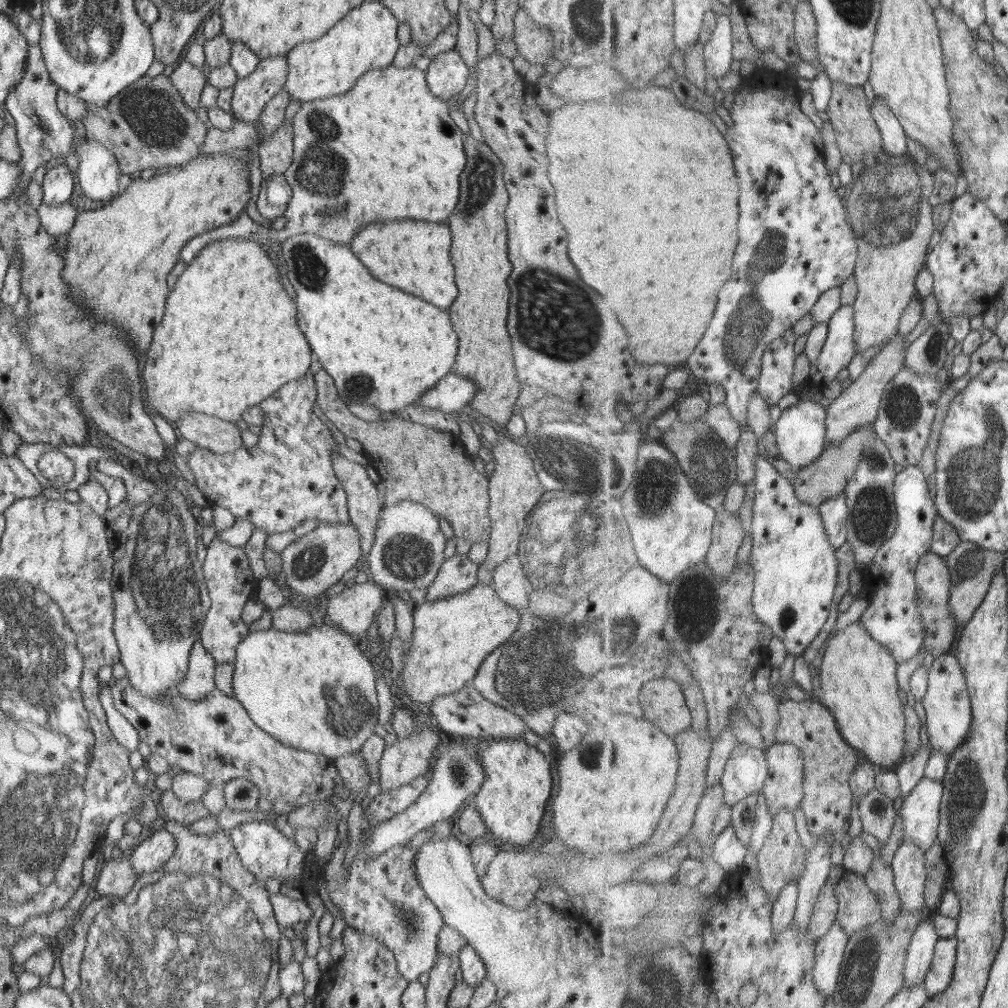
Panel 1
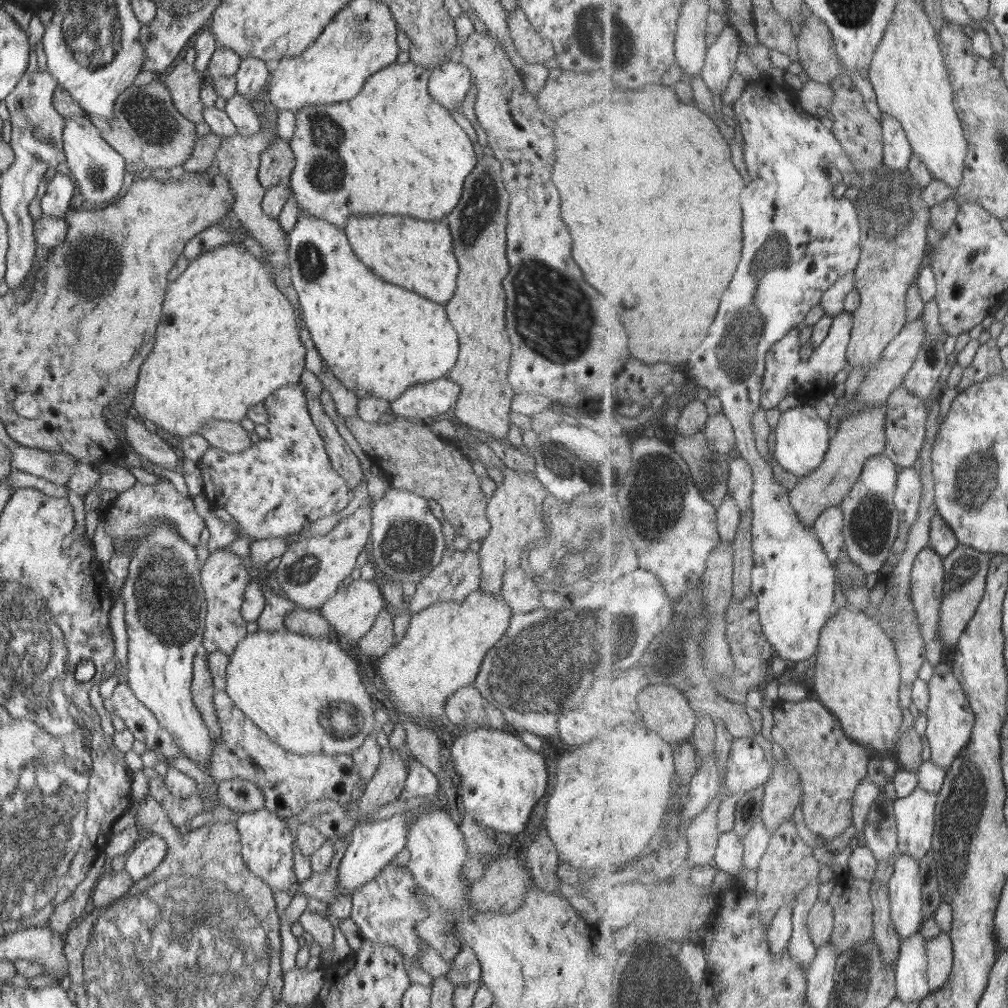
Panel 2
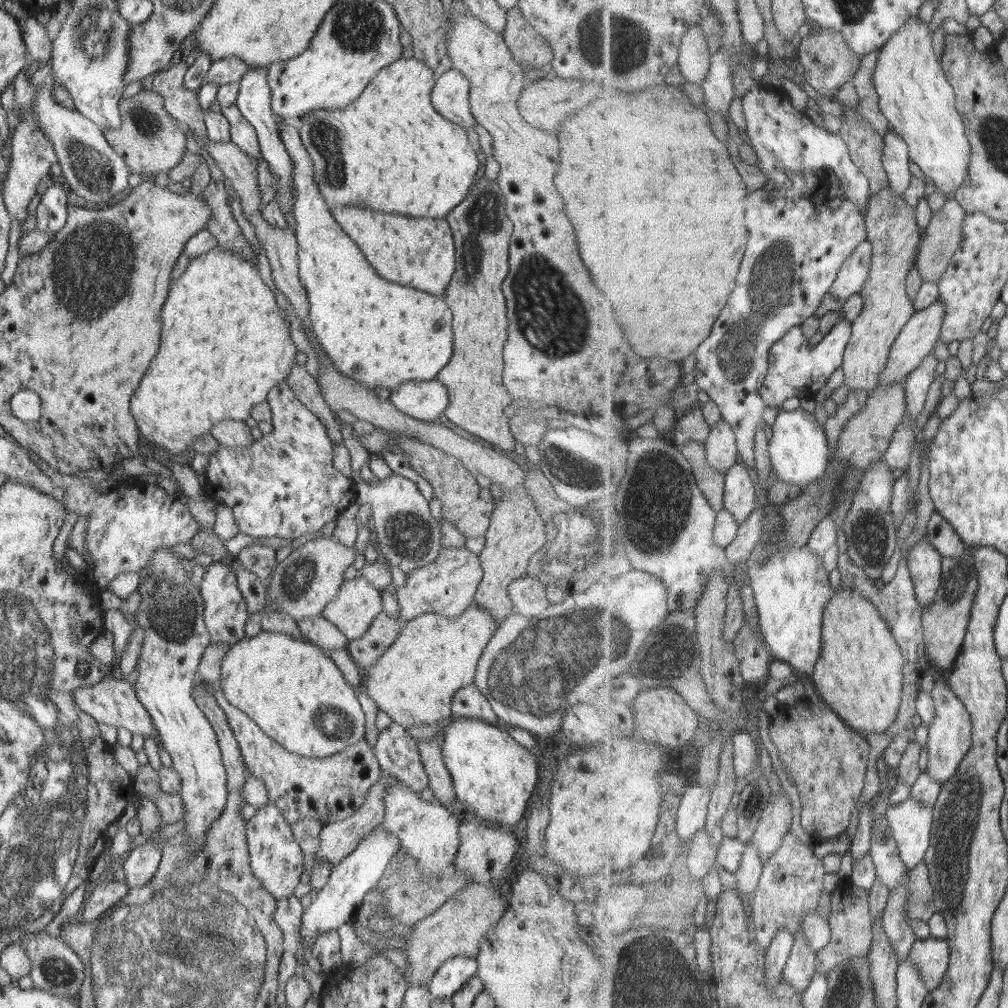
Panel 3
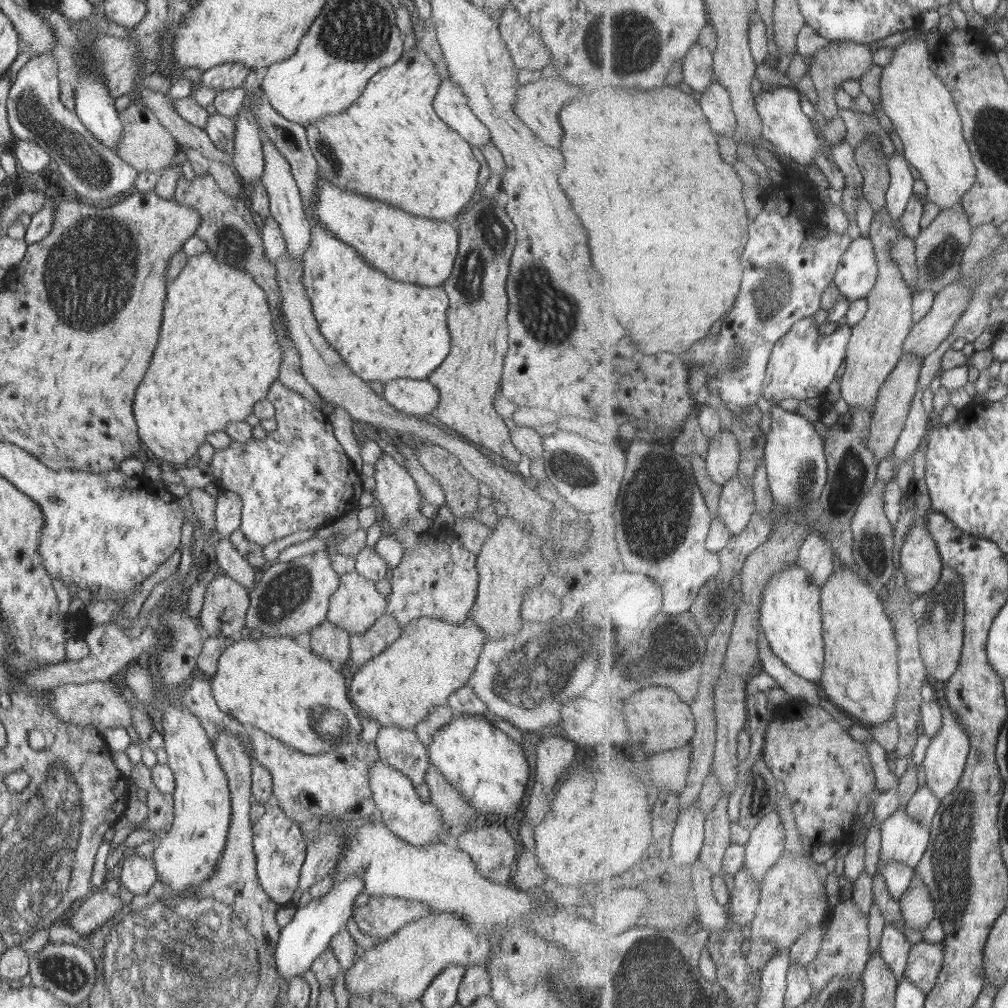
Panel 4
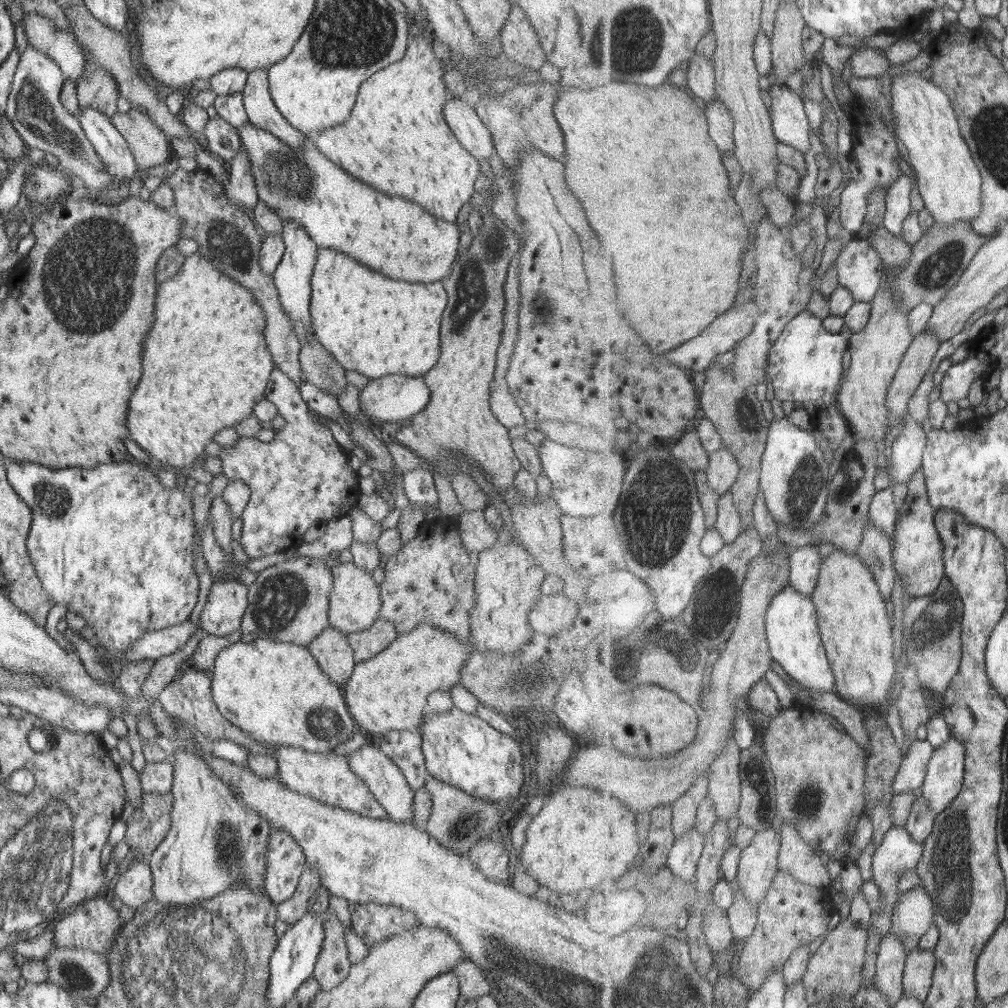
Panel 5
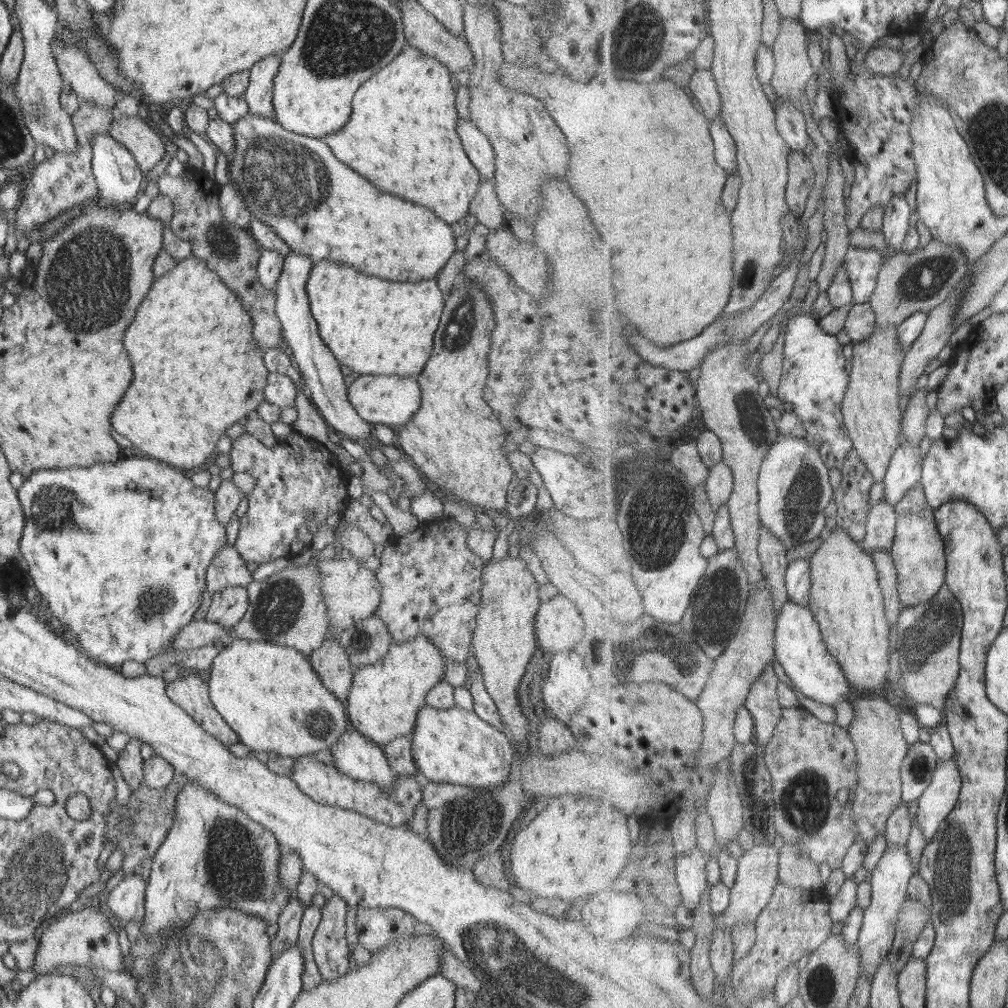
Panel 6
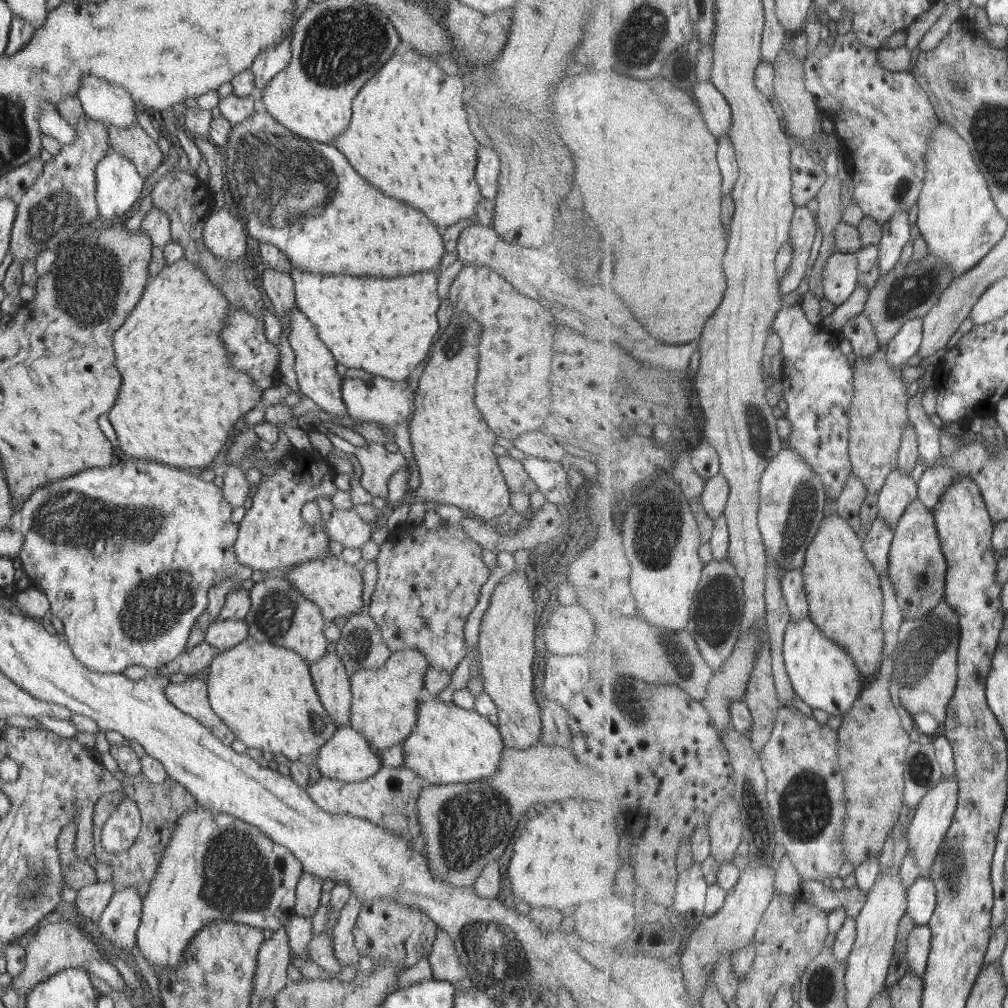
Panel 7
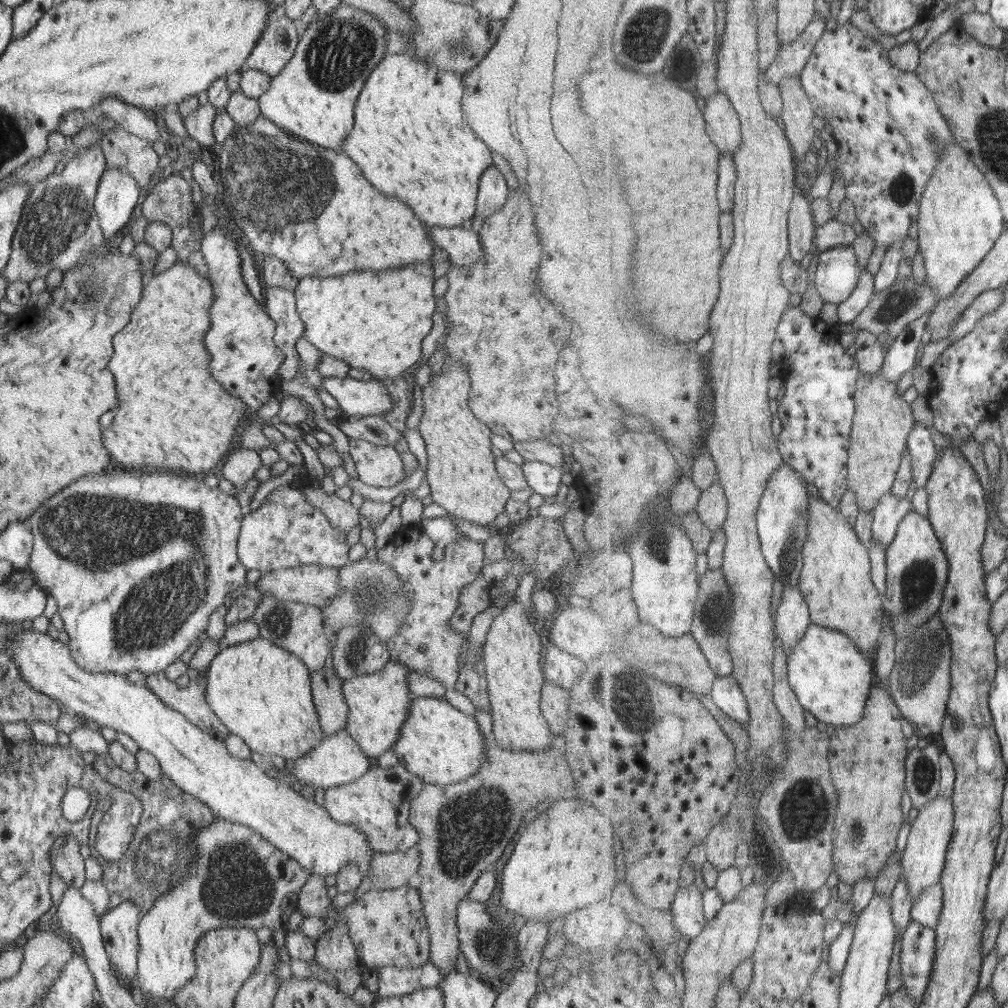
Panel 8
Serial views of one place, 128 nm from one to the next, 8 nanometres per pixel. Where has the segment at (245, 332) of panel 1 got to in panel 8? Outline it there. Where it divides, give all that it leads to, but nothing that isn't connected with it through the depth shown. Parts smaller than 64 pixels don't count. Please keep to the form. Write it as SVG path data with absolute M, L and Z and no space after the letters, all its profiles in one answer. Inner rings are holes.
M177 261L167 270L152 274L148 281L143 282L142 293L131 311L130 321L113 335L113 354L106 369L115 383L119 410L115 412L110 426L102 430L101 438L105 452L111 459L123 464L124 469L161 470L187 476L207 474L213 472L221 457L231 451L235 427L242 422L243 413L248 411L248 407L241 399L223 389L209 371L207 362L211 360L211 355L203 346L203 336L210 326L211 302L213 293L207 278L199 276L192 264Z

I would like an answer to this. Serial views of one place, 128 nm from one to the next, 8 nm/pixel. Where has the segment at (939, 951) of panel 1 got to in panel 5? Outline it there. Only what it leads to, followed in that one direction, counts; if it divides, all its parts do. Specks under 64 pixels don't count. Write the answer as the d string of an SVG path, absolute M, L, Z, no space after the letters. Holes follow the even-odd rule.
M919 948L908 954L905 976L906 992L915 995L925 1003L935 982L935 968L937 968L937 956L934 950Z

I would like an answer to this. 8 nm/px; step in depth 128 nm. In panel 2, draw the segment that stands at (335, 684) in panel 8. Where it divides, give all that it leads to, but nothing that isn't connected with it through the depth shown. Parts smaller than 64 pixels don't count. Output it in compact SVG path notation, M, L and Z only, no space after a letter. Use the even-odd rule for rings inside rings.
M293 608L283 617L283 624L287 631L300 635L325 637L325 639L336 637L330 624L315 610Z

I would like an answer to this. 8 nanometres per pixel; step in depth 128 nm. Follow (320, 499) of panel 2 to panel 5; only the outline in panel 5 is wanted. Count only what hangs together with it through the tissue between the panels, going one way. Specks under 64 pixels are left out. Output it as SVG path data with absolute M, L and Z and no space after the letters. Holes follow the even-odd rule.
M274 368L266 382L264 398L276 408L276 414L283 418L285 425L276 430L271 442L259 442L256 438L239 437L233 446L219 448L217 454L221 461L221 473L227 481L241 481L249 488L248 503L241 512L240 545L250 558L297 548L300 539L309 526L317 522L338 519L349 509L356 507L361 492L357 487L358 476L350 455L332 438L329 429L316 422L308 414L305 402L301 399L298 387L279 369Z

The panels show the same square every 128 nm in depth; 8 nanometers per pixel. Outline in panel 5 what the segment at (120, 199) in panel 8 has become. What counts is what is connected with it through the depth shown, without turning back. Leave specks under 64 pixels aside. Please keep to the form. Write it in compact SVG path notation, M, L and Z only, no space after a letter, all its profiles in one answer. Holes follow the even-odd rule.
M85 107L80 109L77 119L85 138L103 163L103 169L115 177L113 181L127 183L133 178L136 162L121 133L111 124L110 117L95 107Z

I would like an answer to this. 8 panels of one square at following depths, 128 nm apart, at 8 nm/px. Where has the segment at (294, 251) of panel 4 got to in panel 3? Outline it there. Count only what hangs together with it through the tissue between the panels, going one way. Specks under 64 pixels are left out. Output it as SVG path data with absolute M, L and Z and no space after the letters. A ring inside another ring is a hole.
M251 65L247 71L241 75L239 88L237 91L234 105L239 109L241 116L253 126L255 129L256 139L258 142L260 157L267 161L269 171L273 173L275 181L277 181L277 190L275 200L279 203L279 209L283 213L283 218L289 213L289 207L293 206L293 202L289 200L291 191L291 160L286 153L283 143L279 140L279 125L275 121L275 114L270 109L270 90L266 79L266 66Z

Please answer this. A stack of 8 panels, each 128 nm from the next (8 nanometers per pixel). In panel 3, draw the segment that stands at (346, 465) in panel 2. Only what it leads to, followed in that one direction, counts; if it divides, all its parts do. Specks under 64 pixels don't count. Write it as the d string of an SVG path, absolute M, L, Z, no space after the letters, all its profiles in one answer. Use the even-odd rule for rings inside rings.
M293 364L289 376L283 381L289 385L295 398L318 418L327 439L332 444L342 442L340 426L334 419L320 394L320 388L313 377L307 374L304 365Z

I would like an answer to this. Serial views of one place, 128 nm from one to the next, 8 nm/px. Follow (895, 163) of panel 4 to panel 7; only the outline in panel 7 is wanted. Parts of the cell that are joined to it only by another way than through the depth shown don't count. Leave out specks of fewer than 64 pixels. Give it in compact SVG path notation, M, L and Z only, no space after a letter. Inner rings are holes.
M903 210L895 213L895 217L883 225L884 235L879 244L879 265L883 275L899 265L904 248L913 238L913 225L909 220L909 212Z

